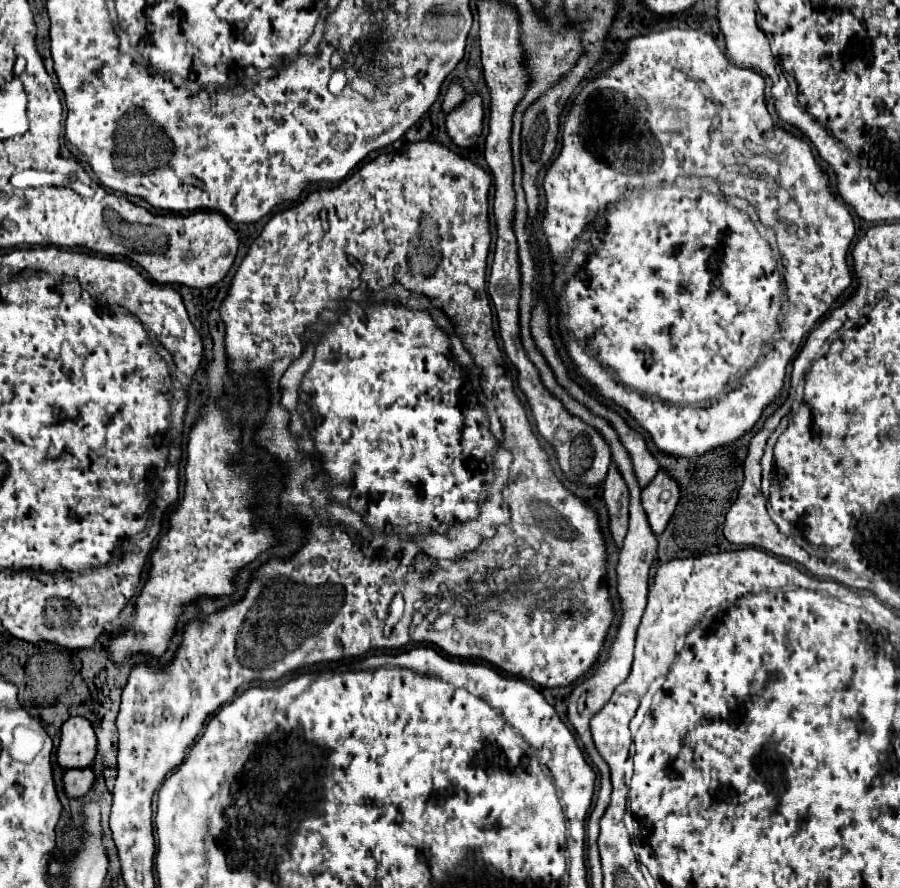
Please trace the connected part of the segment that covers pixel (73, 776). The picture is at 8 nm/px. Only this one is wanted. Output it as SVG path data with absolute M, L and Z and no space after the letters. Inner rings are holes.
M74 768L64 774L64 790L70 798L82 798L94 784L96 774L92 768Z

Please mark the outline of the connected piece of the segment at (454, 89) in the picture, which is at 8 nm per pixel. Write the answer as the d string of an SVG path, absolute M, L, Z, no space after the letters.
M450 84L448 92L446 92L446 96L444 96L444 104L442 104L444 112L450 112L450 110L452 110L454 106L458 106L462 100L464 100L464 90L462 90L458 84Z

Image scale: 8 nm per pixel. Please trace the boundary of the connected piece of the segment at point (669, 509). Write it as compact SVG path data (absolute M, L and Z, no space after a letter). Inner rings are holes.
M664 468L654 476L654 480L642 490L642 506L648 514L648 522L654 534L662 534L680 498L680 484Z

